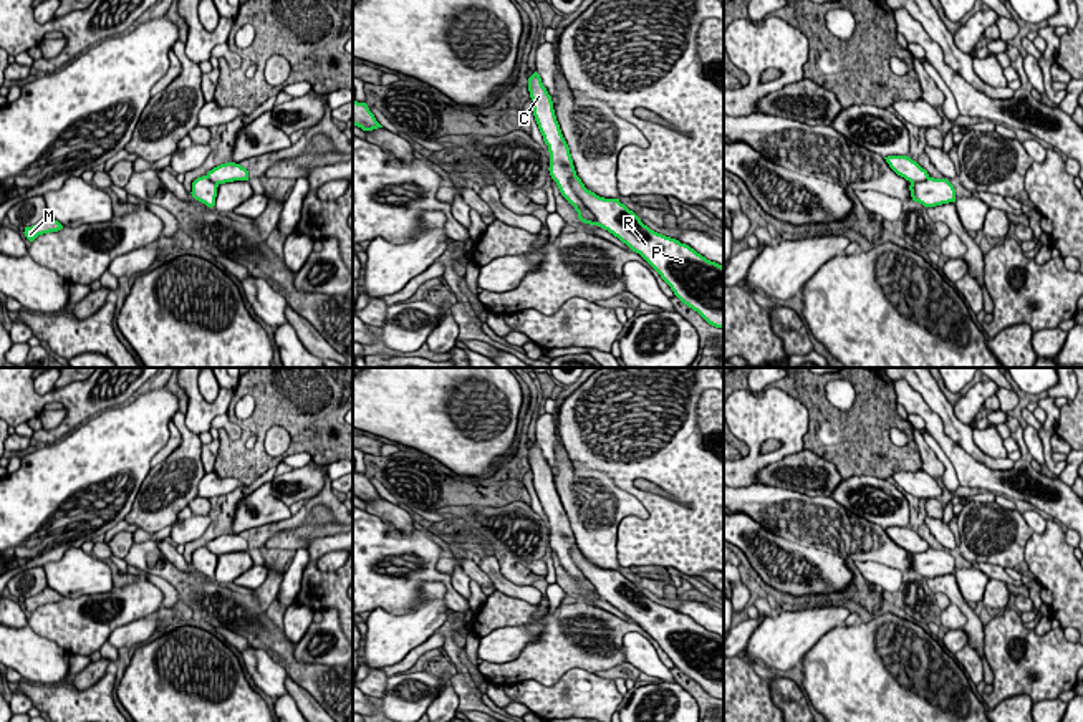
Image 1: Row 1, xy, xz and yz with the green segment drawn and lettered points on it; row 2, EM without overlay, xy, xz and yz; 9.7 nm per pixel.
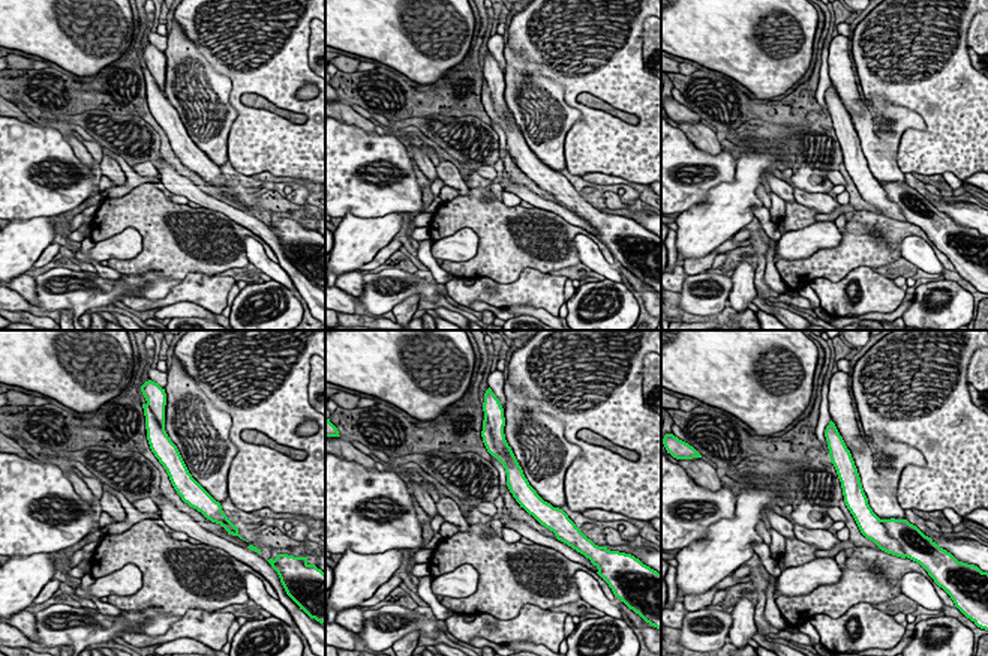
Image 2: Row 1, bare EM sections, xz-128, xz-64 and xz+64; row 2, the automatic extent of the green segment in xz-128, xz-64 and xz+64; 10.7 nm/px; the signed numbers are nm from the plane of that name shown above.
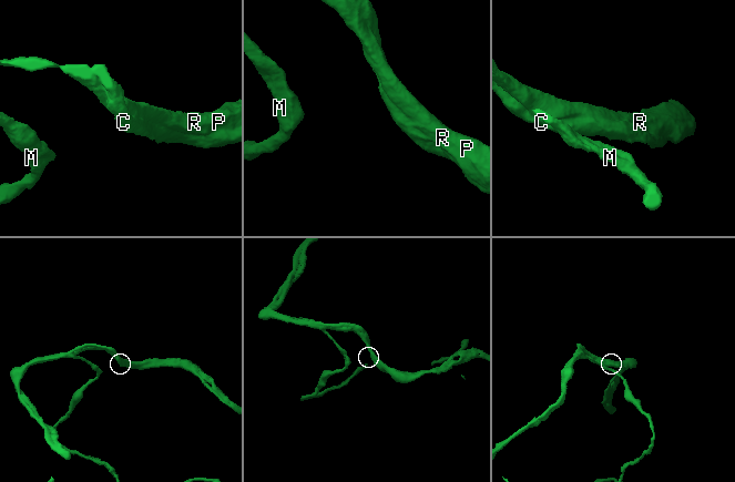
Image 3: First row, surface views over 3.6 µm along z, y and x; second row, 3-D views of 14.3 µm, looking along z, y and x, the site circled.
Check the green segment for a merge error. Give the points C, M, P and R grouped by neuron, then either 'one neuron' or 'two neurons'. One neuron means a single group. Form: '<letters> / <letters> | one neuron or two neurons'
C M P R | one neuron

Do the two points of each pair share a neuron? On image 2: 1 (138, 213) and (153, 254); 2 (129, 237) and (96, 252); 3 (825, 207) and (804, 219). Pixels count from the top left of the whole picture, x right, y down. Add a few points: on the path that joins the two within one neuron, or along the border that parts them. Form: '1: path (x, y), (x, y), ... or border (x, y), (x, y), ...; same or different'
1: path (149, 224), (153, 228), (153, 243); same
2: path (122, 245), (104, 251); same
3: border (795, 200), (817, 213); different

